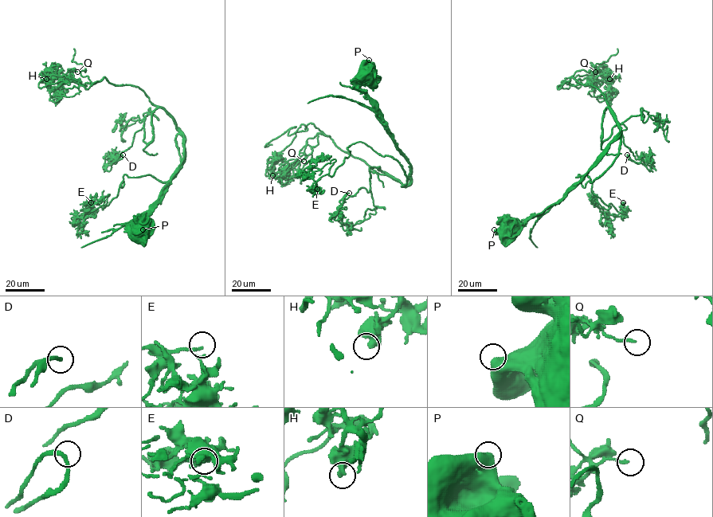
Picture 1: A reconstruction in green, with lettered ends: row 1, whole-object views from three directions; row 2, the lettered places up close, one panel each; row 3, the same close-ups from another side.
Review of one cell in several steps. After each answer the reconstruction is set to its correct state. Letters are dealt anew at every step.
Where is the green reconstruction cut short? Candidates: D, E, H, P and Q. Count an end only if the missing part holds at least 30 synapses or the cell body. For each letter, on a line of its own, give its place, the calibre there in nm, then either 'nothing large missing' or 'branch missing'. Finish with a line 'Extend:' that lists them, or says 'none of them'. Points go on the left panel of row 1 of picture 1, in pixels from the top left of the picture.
D: at (123, 154); 190 nm thick; nothing large missing
E: at (91, 202); 130 nm thick; nothing large missing
H: at (46, 79); 550 nm thick; nothing large missing
P: at (142, 229); 750 nm thick; nothing large missing
Q: at (77, 72); 130 nm thick; nothing large missing
Extend: none of them

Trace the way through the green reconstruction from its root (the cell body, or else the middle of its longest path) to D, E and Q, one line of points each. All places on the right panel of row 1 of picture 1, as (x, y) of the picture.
D: (511, 230), (560, 200), (619, 131), (606, 107), (601, 143), (623, 123), (624, 144), (645, 164), (627, 154)
E: (511, 230), (560, 200), (619, 134), (605, 171), (591, 182), (576, 177), (609, 208), (620, 213), (623, 202)
Q: (511, 230), (560, 200), (619, 131), (596, 87), (567, 84), (599, 95), (610, 84), (595, 72)

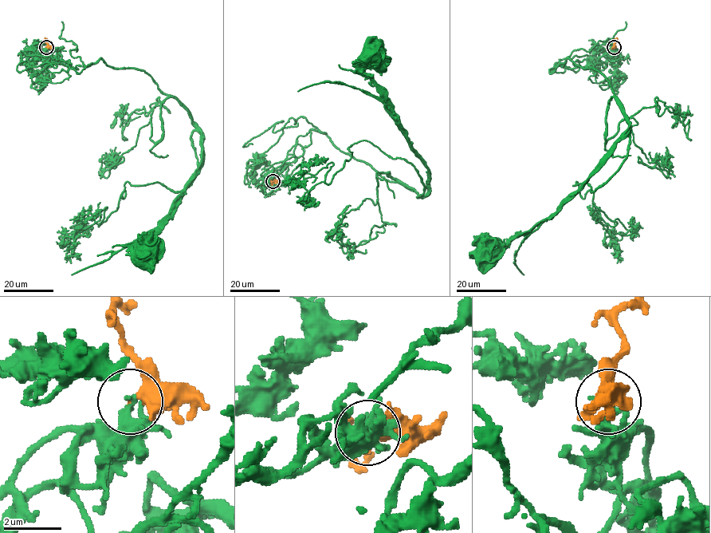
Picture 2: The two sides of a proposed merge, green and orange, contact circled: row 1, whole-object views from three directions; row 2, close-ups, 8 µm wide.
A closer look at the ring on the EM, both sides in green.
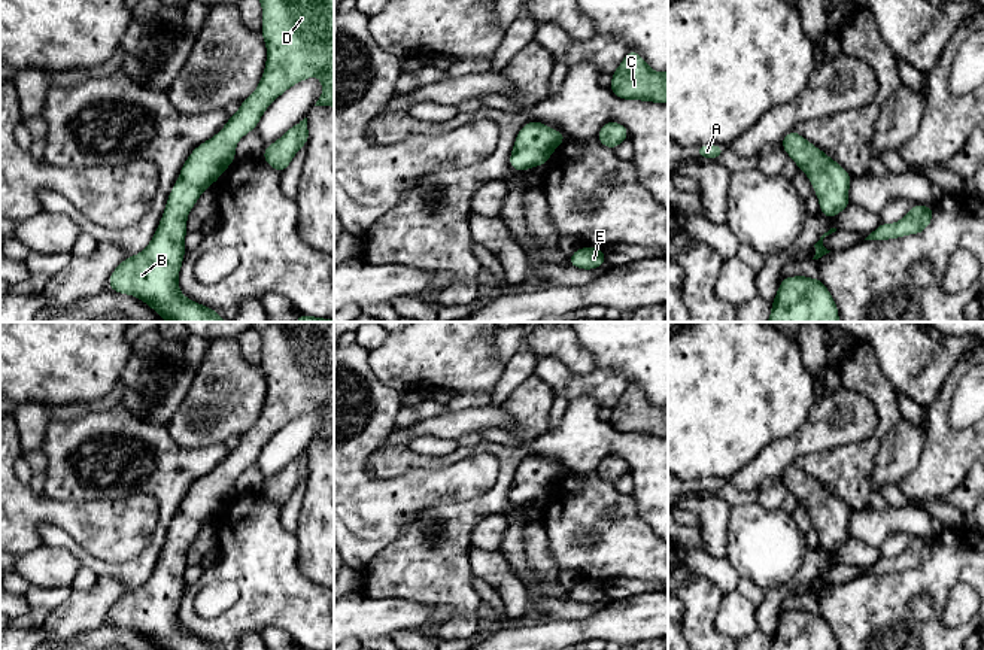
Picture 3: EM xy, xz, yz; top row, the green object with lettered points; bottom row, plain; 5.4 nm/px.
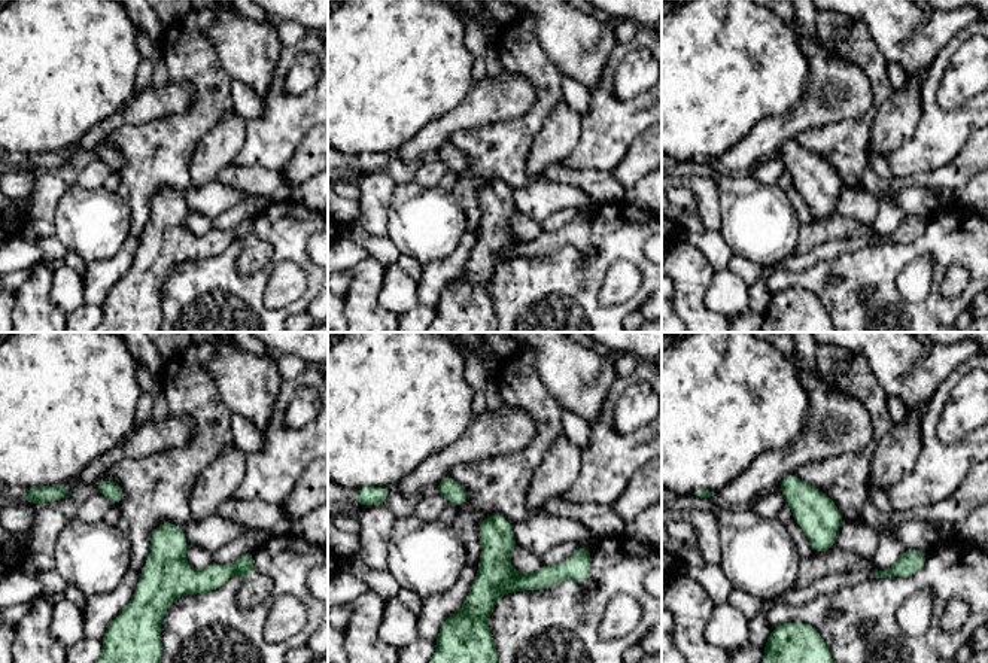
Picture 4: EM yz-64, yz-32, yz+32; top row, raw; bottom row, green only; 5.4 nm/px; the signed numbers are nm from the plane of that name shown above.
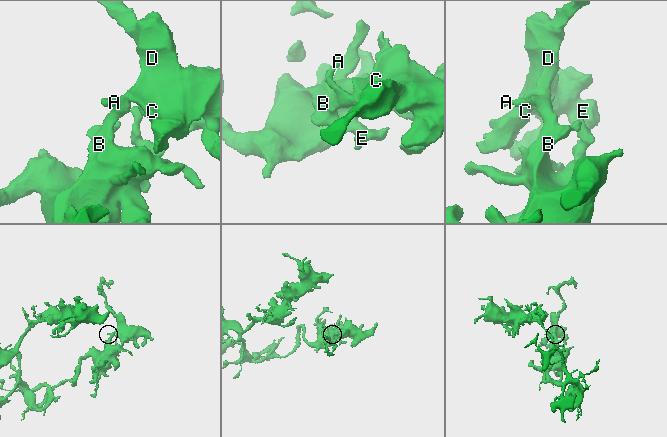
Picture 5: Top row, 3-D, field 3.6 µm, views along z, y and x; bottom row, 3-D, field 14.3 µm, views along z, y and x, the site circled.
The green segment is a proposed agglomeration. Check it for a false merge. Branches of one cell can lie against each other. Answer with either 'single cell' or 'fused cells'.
single cell

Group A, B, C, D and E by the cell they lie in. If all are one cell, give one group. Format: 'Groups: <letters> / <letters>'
Groups: A B C D E

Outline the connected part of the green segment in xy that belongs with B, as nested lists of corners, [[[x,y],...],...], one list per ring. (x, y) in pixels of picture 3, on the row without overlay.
[[[252,322],[262,338],[261,368],[267,380],[265,403],[256,423],[242,435],[236,449],[212,473],[198,479],[186,492],[167,532],[165,544],[151,577],[137,589],[124,592],[112,605],[107,620],[140,632],[160,650],[219,650],[216,644],[185,632],[177,611],[186,587],[186,552],[207,520],[236,493],[236,479],[256,462],[265,443],[292,419],[319,410],[324,426],[315,440],[334,441],[334,322]]]

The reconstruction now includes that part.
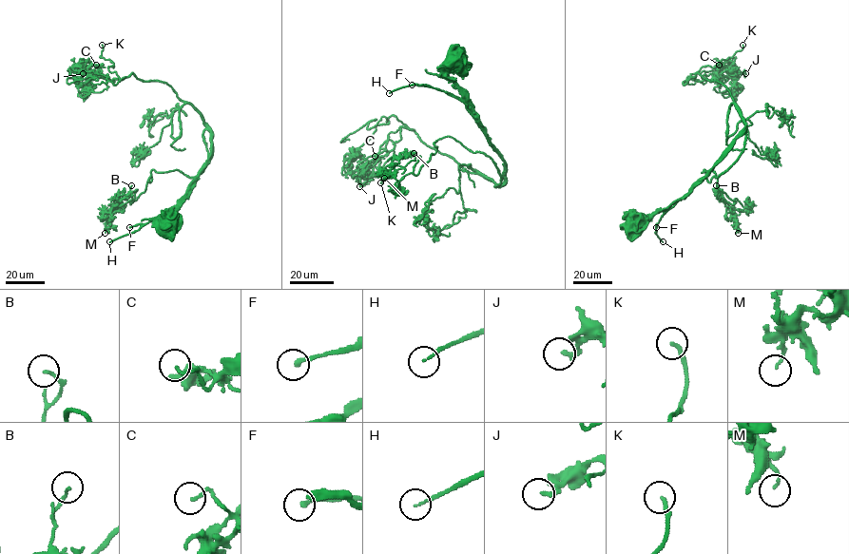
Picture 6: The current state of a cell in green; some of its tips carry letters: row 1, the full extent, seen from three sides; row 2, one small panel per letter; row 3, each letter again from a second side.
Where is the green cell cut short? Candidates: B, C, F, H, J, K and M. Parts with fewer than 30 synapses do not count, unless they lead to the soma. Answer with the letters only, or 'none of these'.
K

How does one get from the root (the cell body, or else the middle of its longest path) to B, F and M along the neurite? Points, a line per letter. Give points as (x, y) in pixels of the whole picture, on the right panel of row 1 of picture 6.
B: (636, 225), (685, 195), (745, 129), (726, 170), (702, 172), (735, 202), (719, 189), (725, 206), (716, 185)
F: (636, 225), (638, 227), (667, 207), (656, 227)
M: (636, 225), (685, 195), (745, 129), (743, 149), (726, 170), (702, 172), (735, 200), (719, 189), (738, 233)

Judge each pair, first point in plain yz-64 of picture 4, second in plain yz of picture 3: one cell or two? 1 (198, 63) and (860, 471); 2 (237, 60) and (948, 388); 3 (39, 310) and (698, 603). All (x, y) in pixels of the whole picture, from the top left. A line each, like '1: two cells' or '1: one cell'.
1: one cell
2: two cells
3: one cell

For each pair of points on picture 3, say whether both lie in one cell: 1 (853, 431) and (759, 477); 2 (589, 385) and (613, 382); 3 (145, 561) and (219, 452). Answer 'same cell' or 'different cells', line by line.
1: same cell
2: same cell
3: same cell

